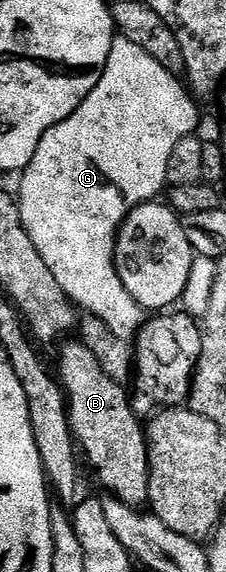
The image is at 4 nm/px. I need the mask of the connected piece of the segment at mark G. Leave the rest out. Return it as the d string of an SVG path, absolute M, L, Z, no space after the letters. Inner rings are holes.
M117 37L112 41L110 57L106 61L106 69L102 73L98 85L94 85L94 89L88 94L86 101L82 101L82 105L78 105L78 109L74 113L70 113L70 117L66 117L66 121L54 125L54 129L50 129L44 134L42 141L38 141L38 149L34 149L34 157L30 161L30 165L19 176L18 202L22 213L22 225L26 225L26 233L30 233L30 241L34 241L38 253L42 253L42 261L46 261L46 265L50 265L50 273L54 273L58 285L62 285L62 289L69 299L81 312L98 317L111 332L118 333L118 337L123 339L131 340L136 332L144 326L146 311L134 301L134 297L130 297L130 293L126 293L126 285L122 285L116 272L116 235L120 232L124 218L133 209L140 206L141 203L153 202L159 196L156 194L160 190L162 190L161 192L165 190L168 182L166 165L170 165L170 153L174 153L174 145L178 145L178 141L182 141L182 137L197 134L196 126L200 123L200 111L196 106L198 106L197 100L193 98L187 86L177 76L166 73L166 69L162 69L162 65L158 65L158 61L154 61L154 57L150 57L150 53L146 53L146 49L138 49L138 45L134 45L134 41Z

